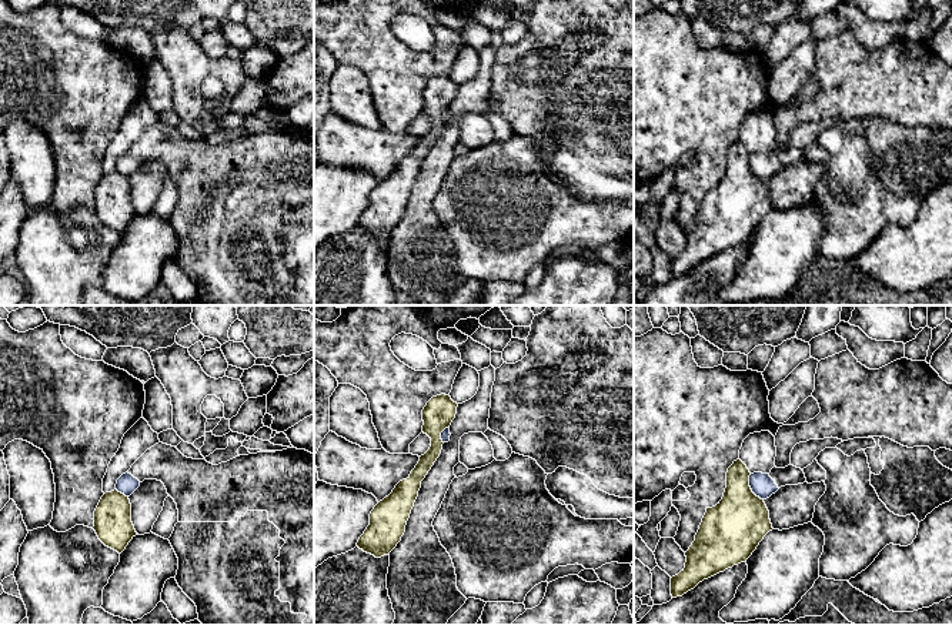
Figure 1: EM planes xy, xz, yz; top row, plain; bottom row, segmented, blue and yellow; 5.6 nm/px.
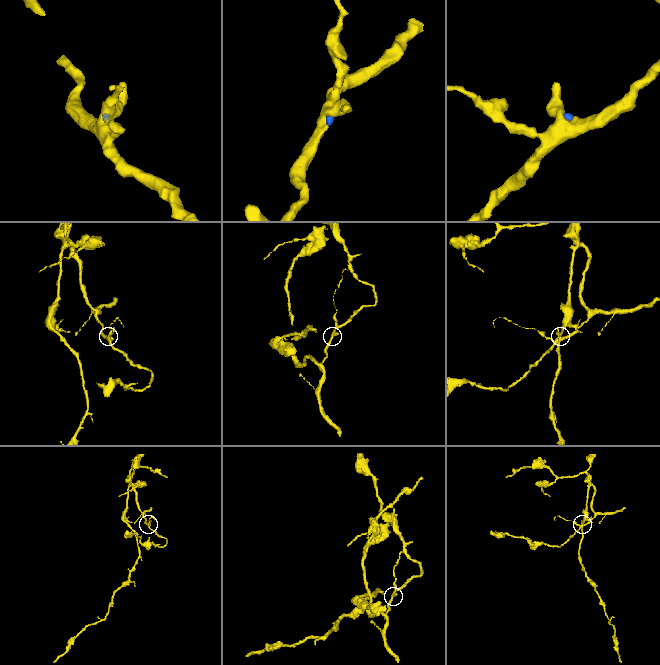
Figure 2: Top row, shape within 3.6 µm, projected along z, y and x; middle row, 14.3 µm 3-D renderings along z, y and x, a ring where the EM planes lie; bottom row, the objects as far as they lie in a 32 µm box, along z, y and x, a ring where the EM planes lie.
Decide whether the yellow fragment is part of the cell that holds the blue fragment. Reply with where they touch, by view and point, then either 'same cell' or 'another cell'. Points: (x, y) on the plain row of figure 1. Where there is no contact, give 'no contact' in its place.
yz (751, 169) | another cell

